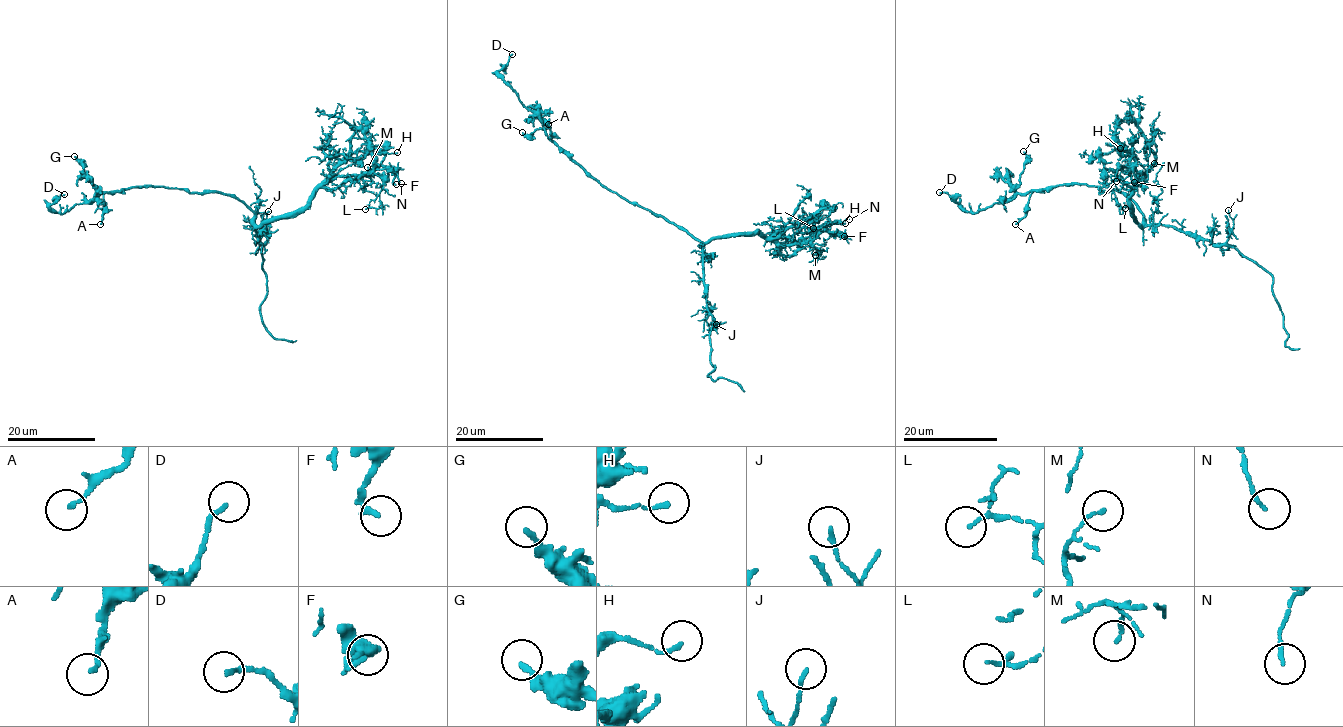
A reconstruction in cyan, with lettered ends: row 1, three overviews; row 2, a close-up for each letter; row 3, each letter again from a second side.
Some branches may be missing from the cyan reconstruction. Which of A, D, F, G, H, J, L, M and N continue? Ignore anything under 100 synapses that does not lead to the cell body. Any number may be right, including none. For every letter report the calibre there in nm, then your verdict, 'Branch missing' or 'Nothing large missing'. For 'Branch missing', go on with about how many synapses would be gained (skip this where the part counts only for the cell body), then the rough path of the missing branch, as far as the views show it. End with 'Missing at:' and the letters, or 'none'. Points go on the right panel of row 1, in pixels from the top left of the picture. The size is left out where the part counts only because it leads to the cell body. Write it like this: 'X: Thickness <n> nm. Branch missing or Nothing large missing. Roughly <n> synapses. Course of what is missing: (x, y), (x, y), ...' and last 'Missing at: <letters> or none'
A: Thickness 130 nm. Nothing large missing
D: Thickness 170 nm. Nothing large missing
F: Thickness 200 nm. Nothing large missing
G: Thickness 190 nm. Nothing large missing
H: Thickness 150 nm. Nothing large missing
J: Thickness 150 nm. Nothing large missing
L: Thickness 90 nm. Nothing large missing
M: Thickness 130 nm. Nothing large missing
N: Thickness 120 nm. Nothing large missing
Missing at: none

